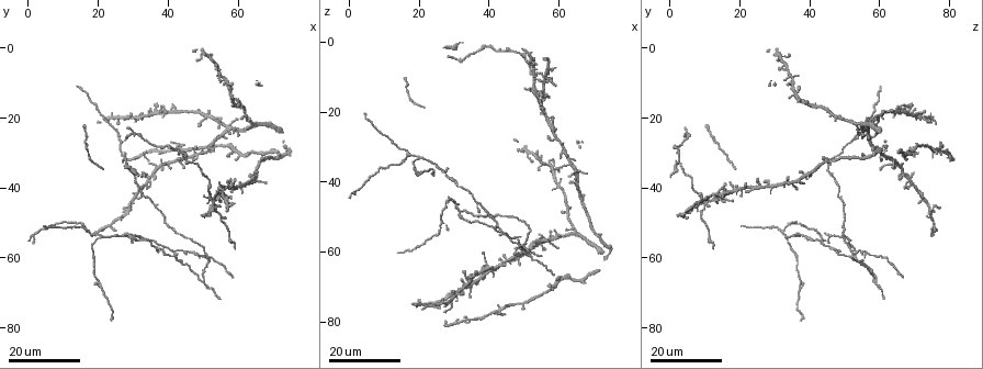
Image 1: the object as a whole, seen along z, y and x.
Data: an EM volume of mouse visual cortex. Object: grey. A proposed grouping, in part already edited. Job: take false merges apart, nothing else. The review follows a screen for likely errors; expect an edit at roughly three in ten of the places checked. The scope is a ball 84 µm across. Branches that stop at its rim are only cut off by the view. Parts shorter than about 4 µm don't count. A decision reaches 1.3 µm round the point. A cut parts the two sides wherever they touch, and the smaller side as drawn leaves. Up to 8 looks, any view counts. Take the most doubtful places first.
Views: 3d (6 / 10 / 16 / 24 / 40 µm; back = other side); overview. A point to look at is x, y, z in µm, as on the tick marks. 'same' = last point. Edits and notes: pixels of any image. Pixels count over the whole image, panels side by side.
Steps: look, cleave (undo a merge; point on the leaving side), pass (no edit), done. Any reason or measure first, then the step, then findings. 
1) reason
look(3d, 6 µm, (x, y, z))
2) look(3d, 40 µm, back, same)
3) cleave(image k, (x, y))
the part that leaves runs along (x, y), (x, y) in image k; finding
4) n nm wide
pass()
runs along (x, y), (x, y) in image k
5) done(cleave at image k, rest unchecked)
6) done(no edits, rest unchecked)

four arms meet
look(3d, 24 µm, (57.0, 10.0, 35.0))

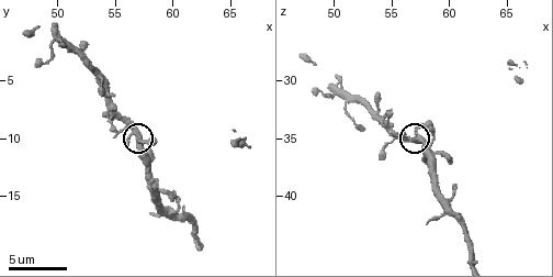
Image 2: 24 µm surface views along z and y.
look(3d, 6 µm, same)

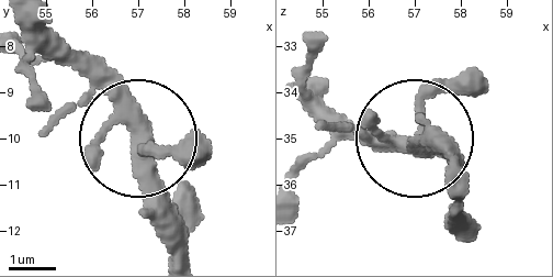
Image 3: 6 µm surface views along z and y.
4 arms
pass()
continuous, no second cell

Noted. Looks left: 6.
three-way junction
look(3d, 16 µm, (42.0, 60.0, 52.5))

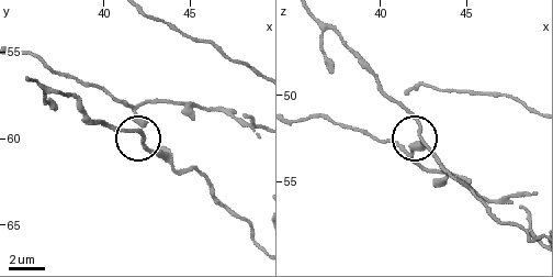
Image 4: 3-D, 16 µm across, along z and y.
look(3d, 10 µm, (42.3, 60.0, 52.0))

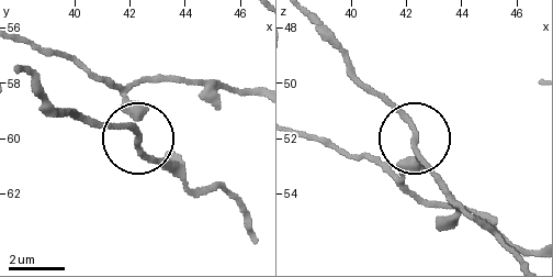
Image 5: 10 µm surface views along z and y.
180 nm wide
pass()
all the same cell

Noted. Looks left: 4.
four or more arms meet
look(3d, 16 µm, (56.0, 42.5, 14.5))

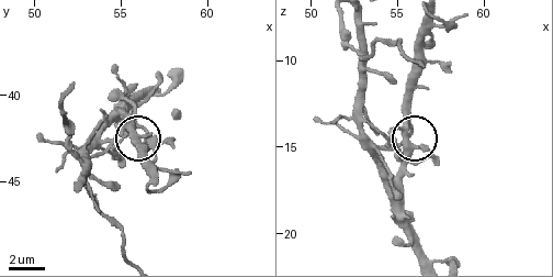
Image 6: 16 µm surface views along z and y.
look(3d, 6 µm, (55.3, 42.1, 14.0))

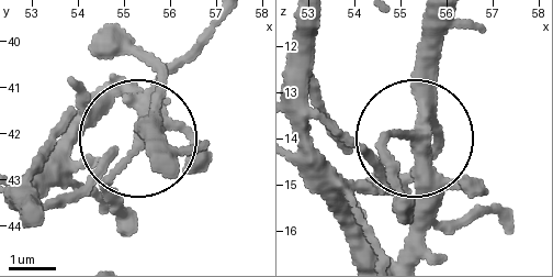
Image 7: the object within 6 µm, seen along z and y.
pass()
runs along (414, 254), (426, 22) in image 7; one cell here

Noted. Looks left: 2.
look(3d, 16 µm, (21.5, 54.5, 33.5))

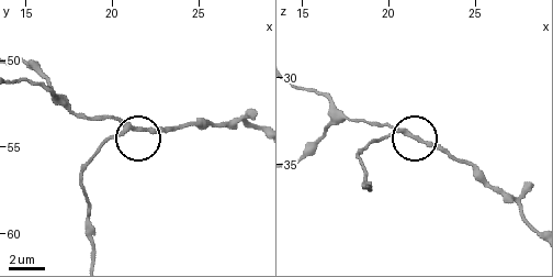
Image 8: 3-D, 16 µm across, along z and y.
zoom in
look(3d, 6 µm, (20.8, 53.8, 33.0))

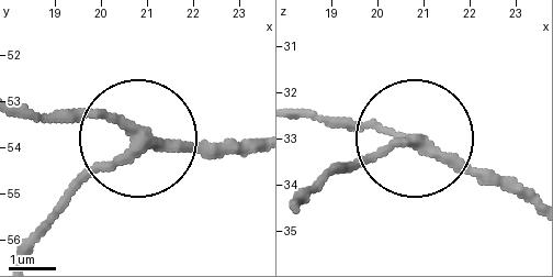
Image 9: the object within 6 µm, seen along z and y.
220 nm wide
pass()
one cell here

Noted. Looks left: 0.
done(no edits, rest unchecked)

